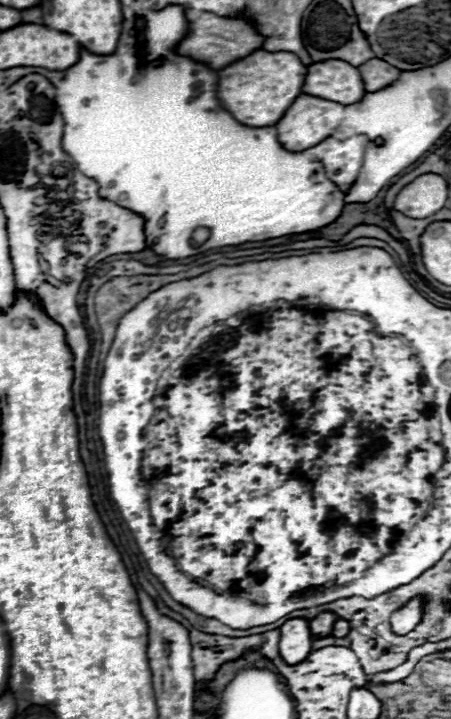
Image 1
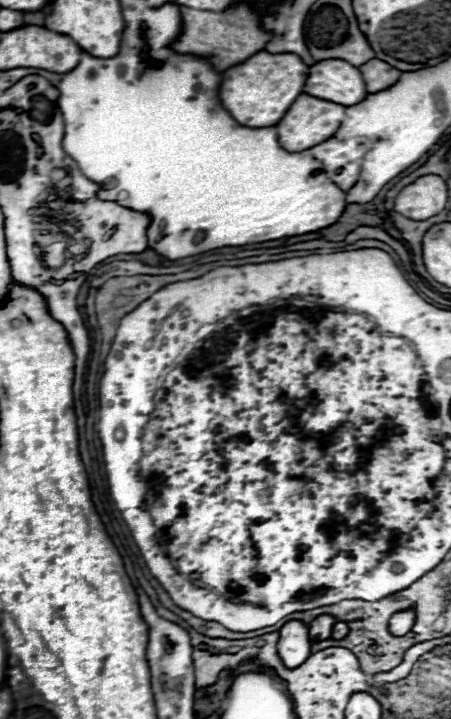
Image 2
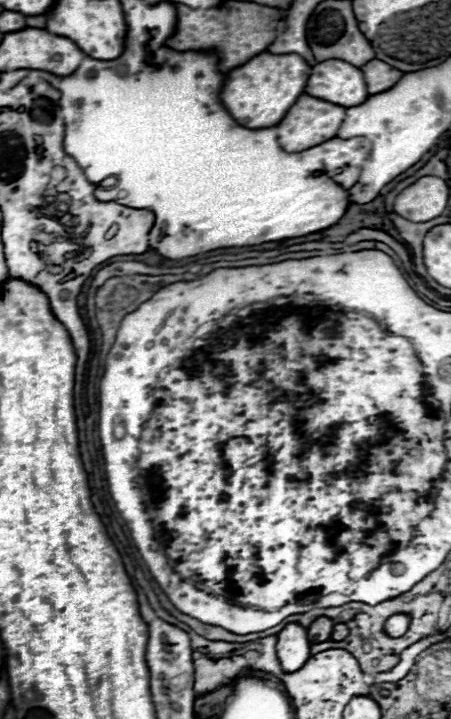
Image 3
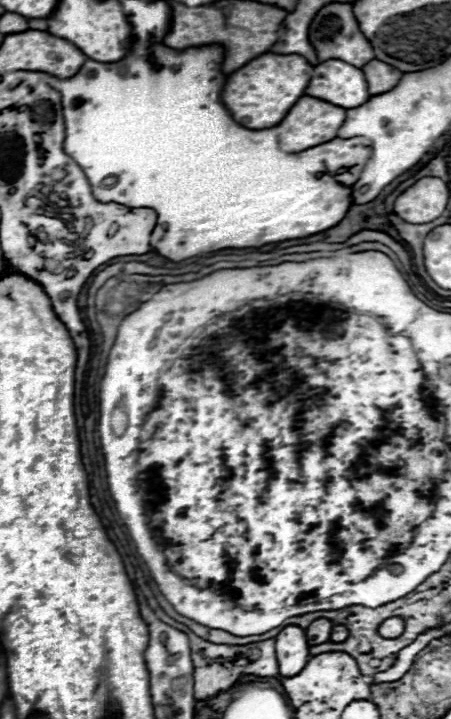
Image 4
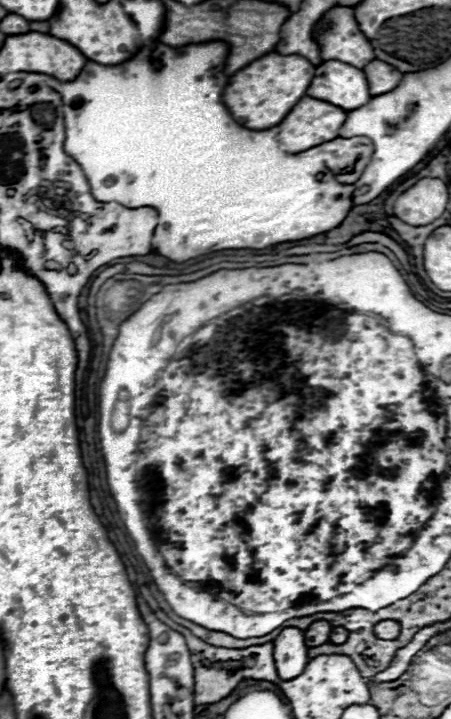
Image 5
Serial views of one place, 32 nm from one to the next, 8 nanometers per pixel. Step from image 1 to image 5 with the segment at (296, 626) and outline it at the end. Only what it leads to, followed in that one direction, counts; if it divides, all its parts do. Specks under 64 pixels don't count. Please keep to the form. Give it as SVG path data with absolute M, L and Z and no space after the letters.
M284 628L274 640L274 660L278 676L282 680L292 680L300 676L310 660L304 632L298 628Z

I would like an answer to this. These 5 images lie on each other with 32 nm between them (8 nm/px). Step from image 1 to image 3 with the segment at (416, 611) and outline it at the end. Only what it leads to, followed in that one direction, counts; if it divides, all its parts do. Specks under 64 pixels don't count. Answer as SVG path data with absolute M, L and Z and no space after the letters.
M396 614L396 616L392 616L392 620L386 622L384 630L388 636L398 638L408 630L408 626L410 626L410 616L408 614Z

